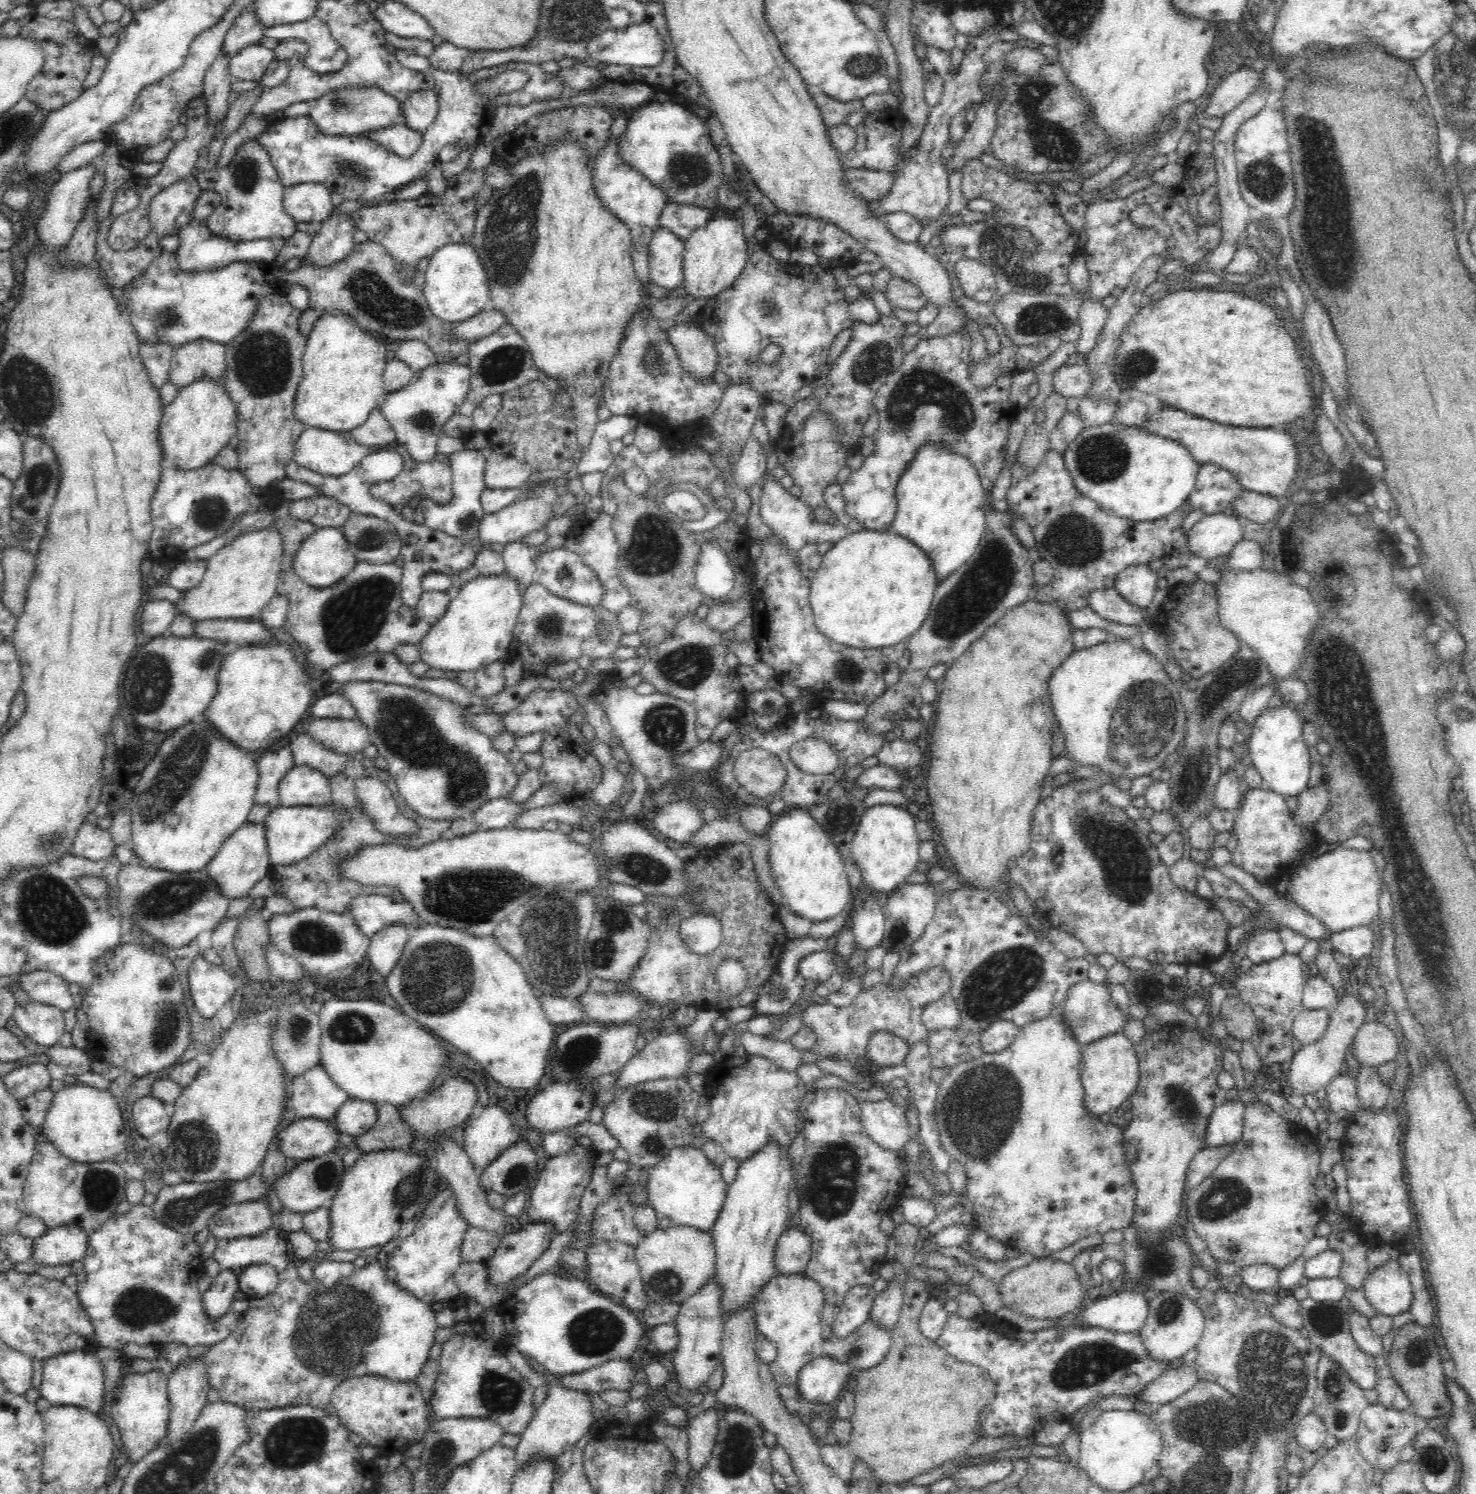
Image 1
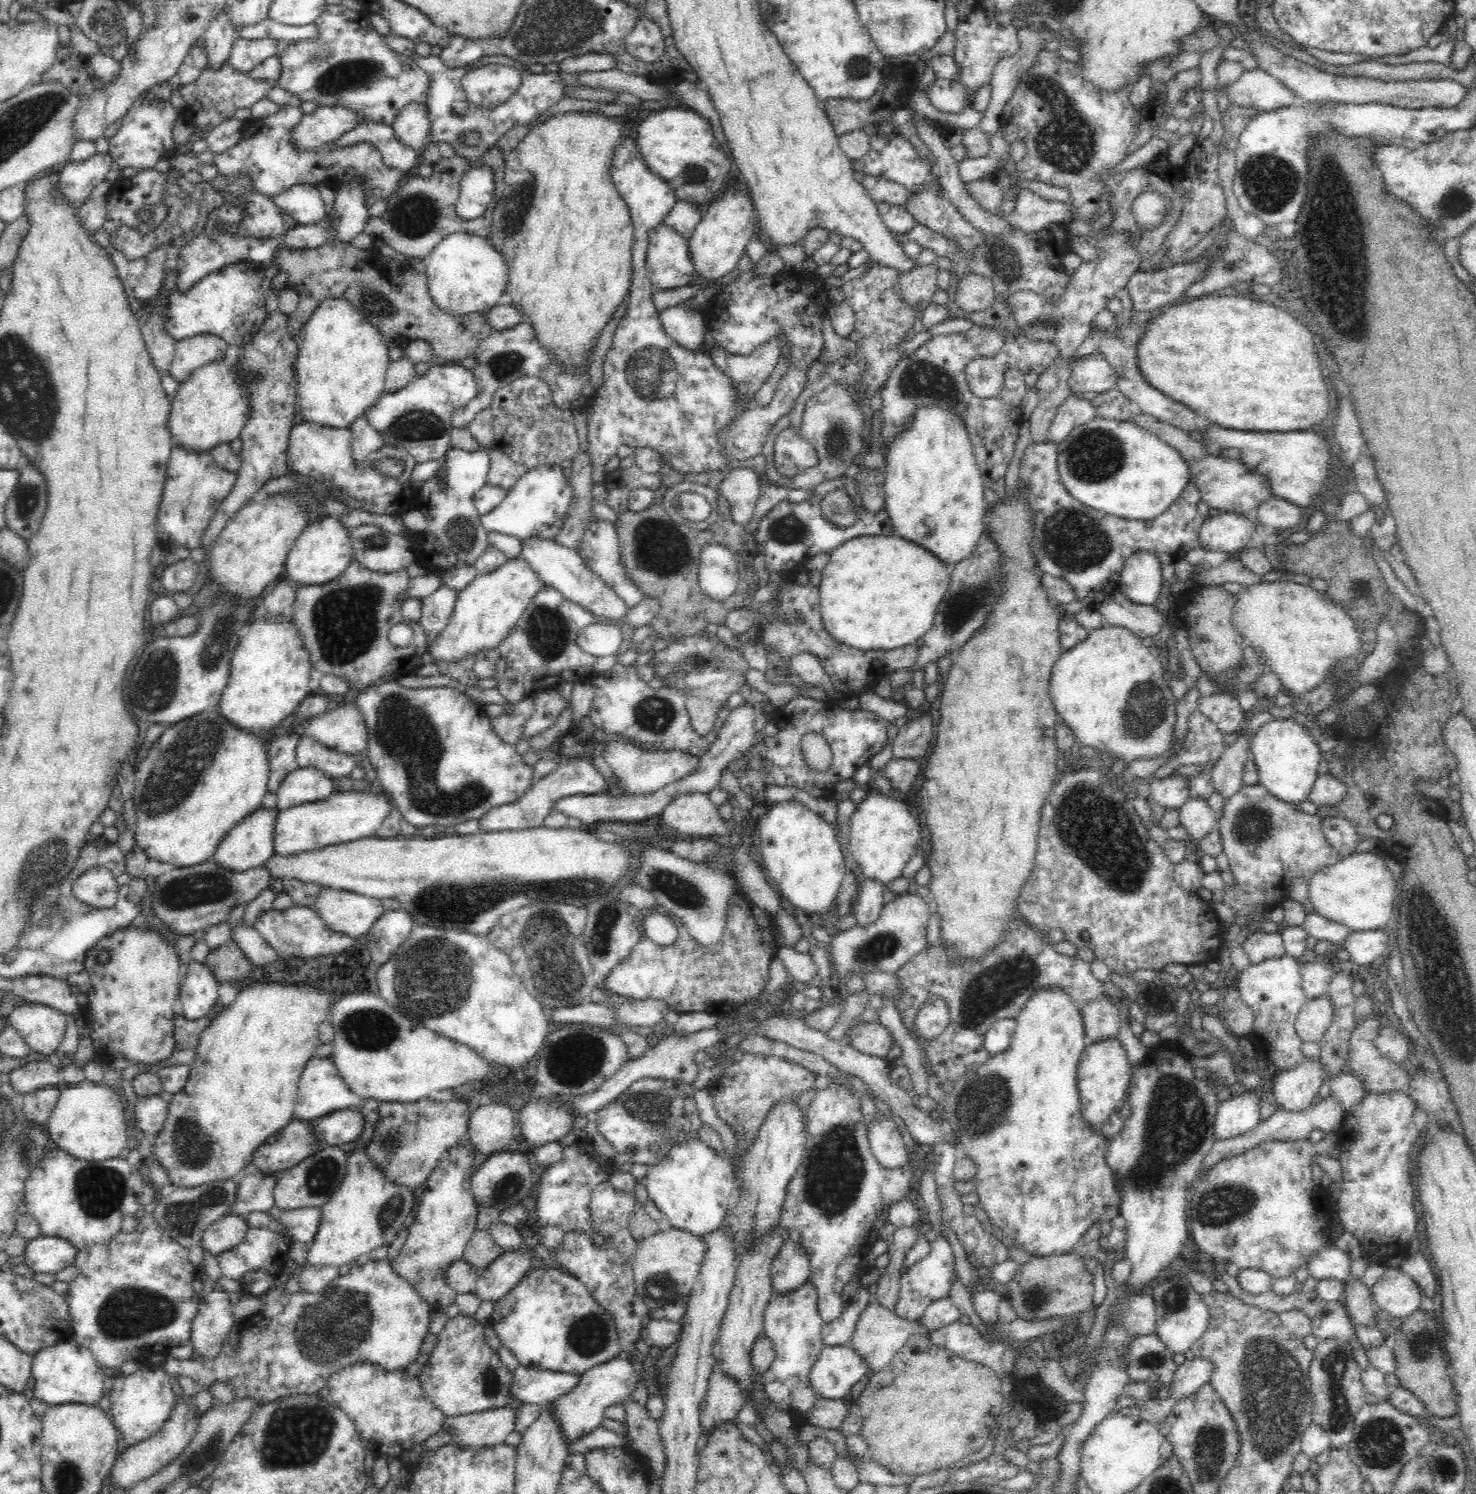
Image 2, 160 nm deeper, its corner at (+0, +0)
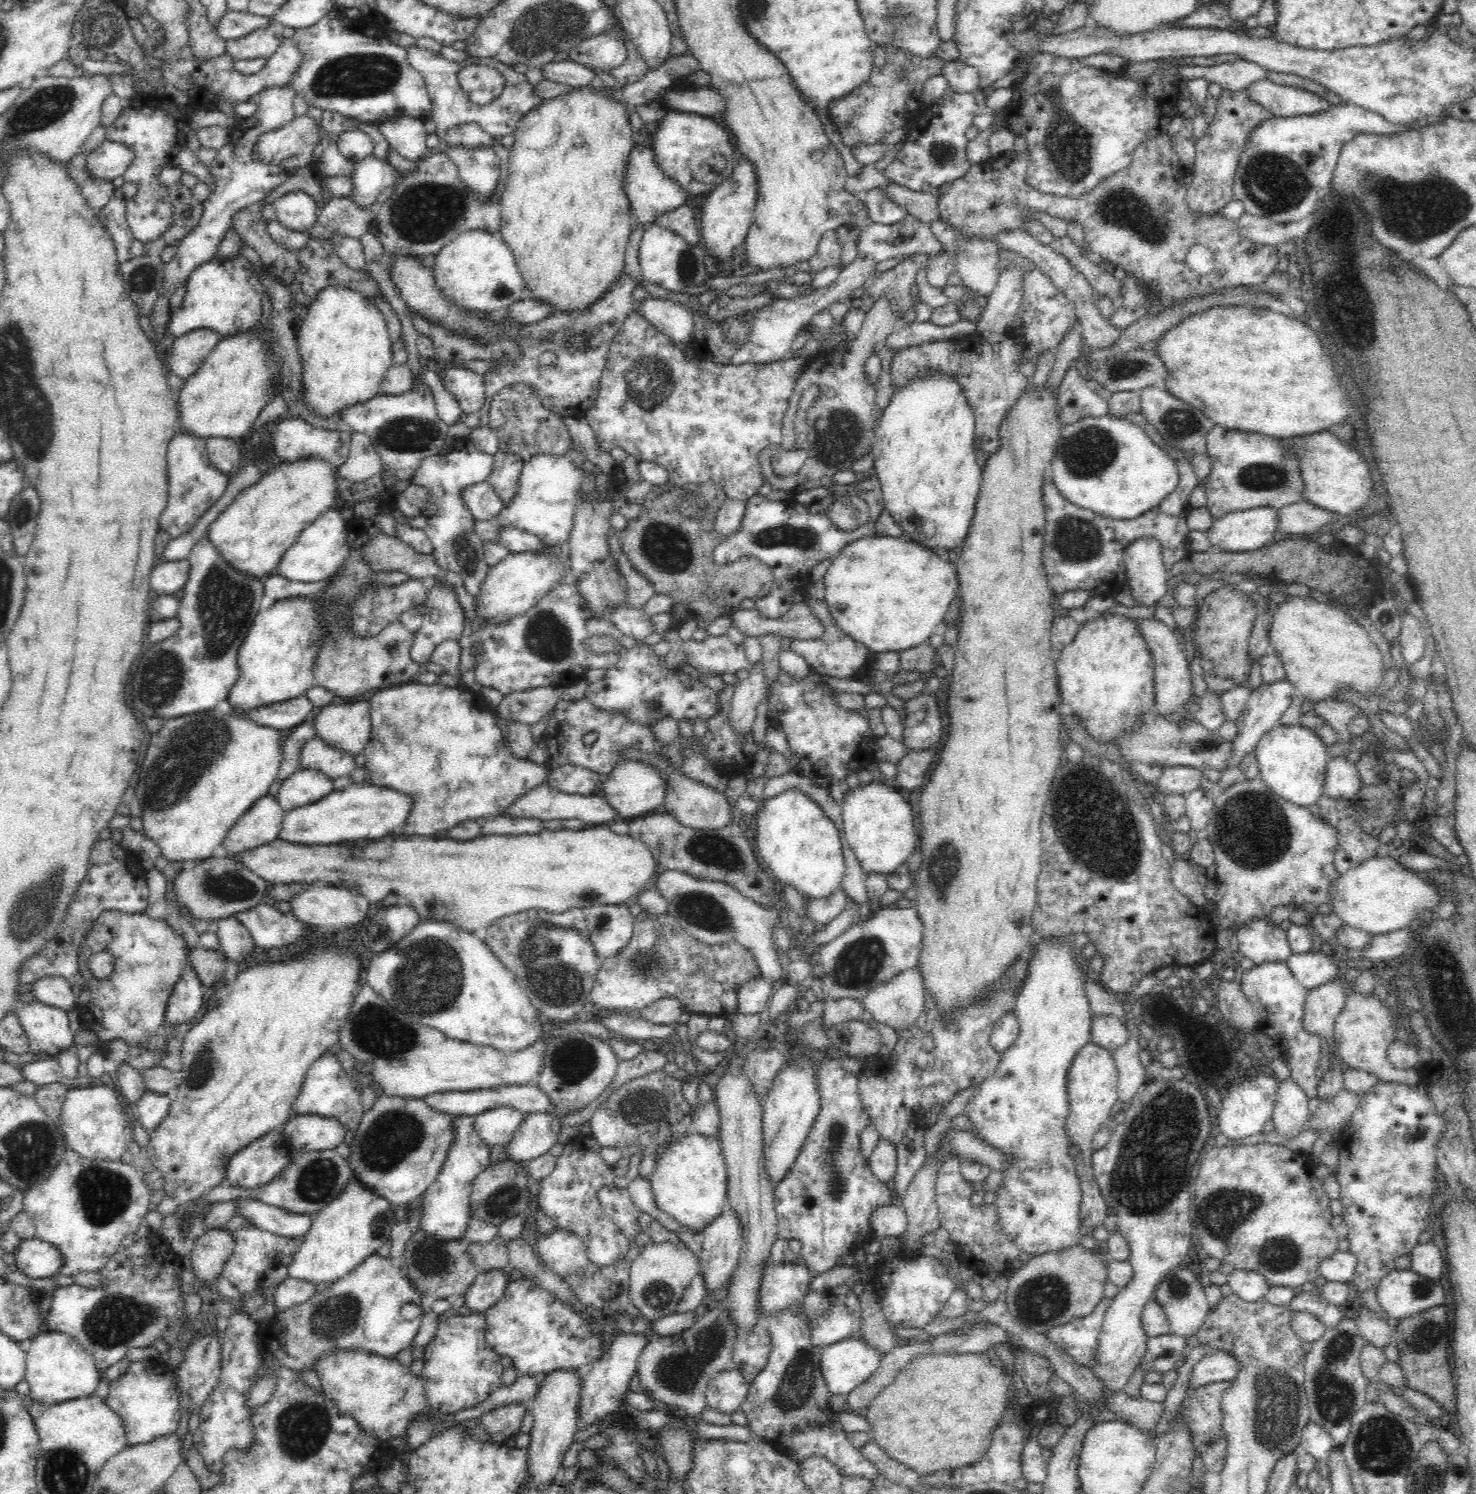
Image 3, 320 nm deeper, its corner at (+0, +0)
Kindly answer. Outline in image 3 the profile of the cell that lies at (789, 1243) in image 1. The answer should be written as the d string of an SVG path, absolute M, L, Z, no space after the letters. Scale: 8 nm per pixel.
M792 1262L771 1264L758 1288L758 1315L768 1318L796 1304L806 1293L813 1275L808 1267Z

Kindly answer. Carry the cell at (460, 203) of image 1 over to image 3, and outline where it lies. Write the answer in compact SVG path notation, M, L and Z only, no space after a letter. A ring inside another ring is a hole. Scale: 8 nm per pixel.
M463 123L442 132L442 142L443 149L430 151L420 159L416 170L410 170L406 176L401 176L398 182L393 185L394 190L391 197L378 207L376 225L372 230L387 254L412 255L418 258L428 255L435 256L443 246L453 241L460 233L474 229L482 229L491 233L498 233L500 230L500 194L505 189L507 181L509 149L502 145L500 138L490 136L476 123ZM460 142L478 142L478 144L483 144L484 148L491 147L499 158L498 186L496 184L496 188L492 190L488 198L481 198L461 179L458 164L453 162L448 153L449 146L460 146Z

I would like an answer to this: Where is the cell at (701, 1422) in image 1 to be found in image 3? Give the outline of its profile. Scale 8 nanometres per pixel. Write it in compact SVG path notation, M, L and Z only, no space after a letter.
M733 1366L719 1372L707 1386L707 1405L730 1415L739 1410L749 1389L749 1382L740 1369Z

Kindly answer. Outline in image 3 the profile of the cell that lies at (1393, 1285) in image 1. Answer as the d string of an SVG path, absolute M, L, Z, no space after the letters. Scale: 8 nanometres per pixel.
M1394 1269L1378 1283L1376 1294L1380 1306L1392 1318L1405 1319L1423 1310L1444 1304L1444 1288L1439 1280L1430 1280L1412 1269Z

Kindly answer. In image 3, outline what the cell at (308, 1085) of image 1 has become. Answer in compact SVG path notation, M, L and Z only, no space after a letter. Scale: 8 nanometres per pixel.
M329 1051L312 1063L302 1088L291 1106L291 1111L293 1114L311 1114L334 1118L351 1134L360 1124L362 1114L364 1114L360 1095L359 1086L346 1074L335 1053Z

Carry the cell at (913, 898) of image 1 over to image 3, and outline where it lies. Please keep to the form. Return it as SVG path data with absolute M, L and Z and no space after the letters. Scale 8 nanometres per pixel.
M914 906L877 908L868 920L850 924L840 936L820 946L820 964L823 968L820 975L823 983L822 998L862 1000L868 996L871 988L886 984L898 974L915 968L922 947L922 930L924 925Z

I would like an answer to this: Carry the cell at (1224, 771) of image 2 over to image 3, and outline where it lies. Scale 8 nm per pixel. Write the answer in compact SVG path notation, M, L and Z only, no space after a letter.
M1287 676L1274 680L1274 682L1263 682L1260 686L1254 688L1244 710L1240 712L1240 716L1235 720L1238 725L1238 734L1231 741L1232 745L1234 745L1234 750L1227 764L1239 766L1240 760L1244 758L1244 754L1248 754L1248 752L1256 749L1262 736L1280 724L1280 718L1290 706L1295 695L1297 694L1294 685L1288 680Z

